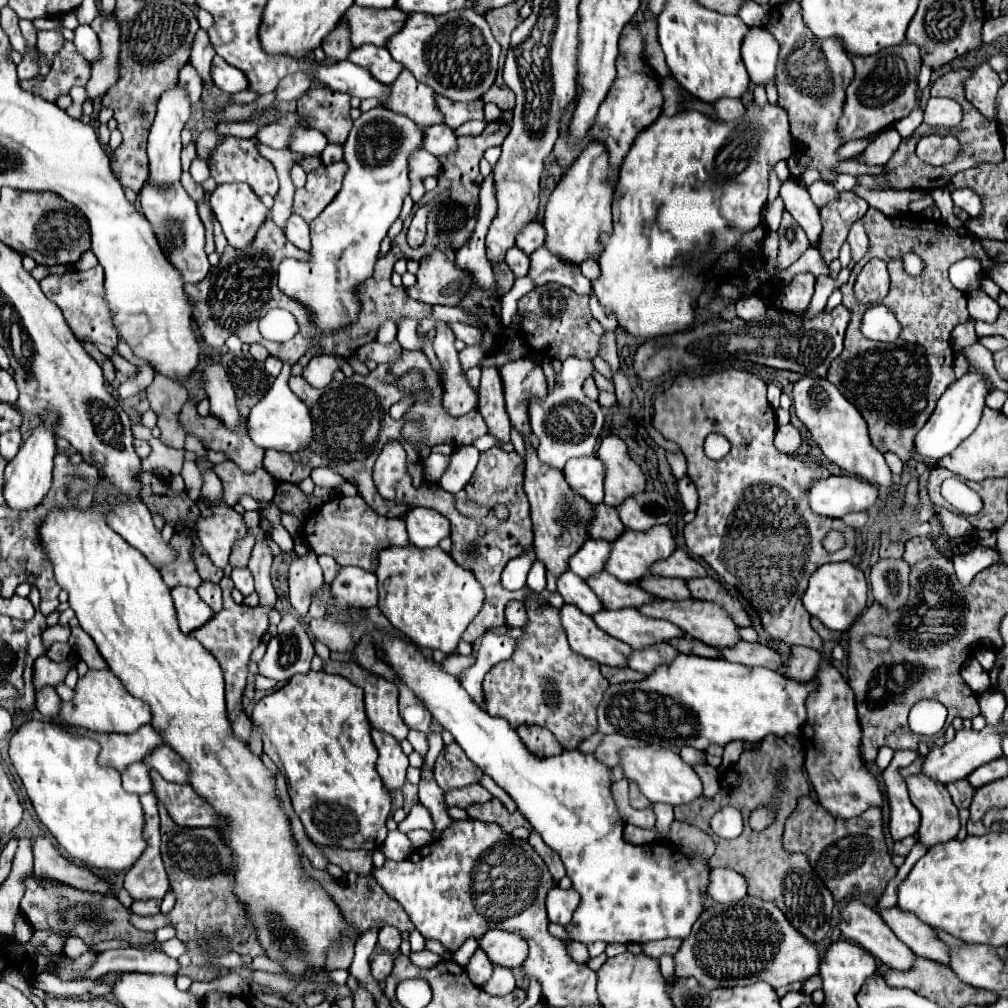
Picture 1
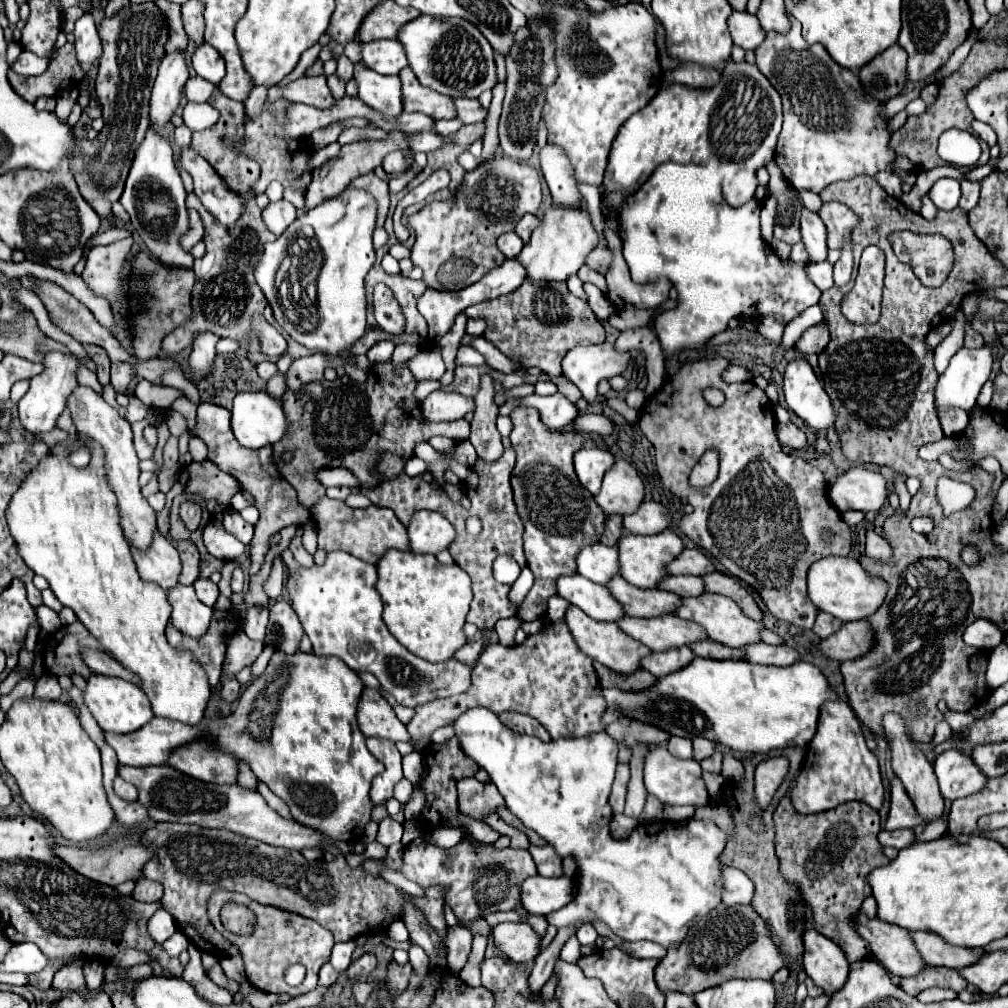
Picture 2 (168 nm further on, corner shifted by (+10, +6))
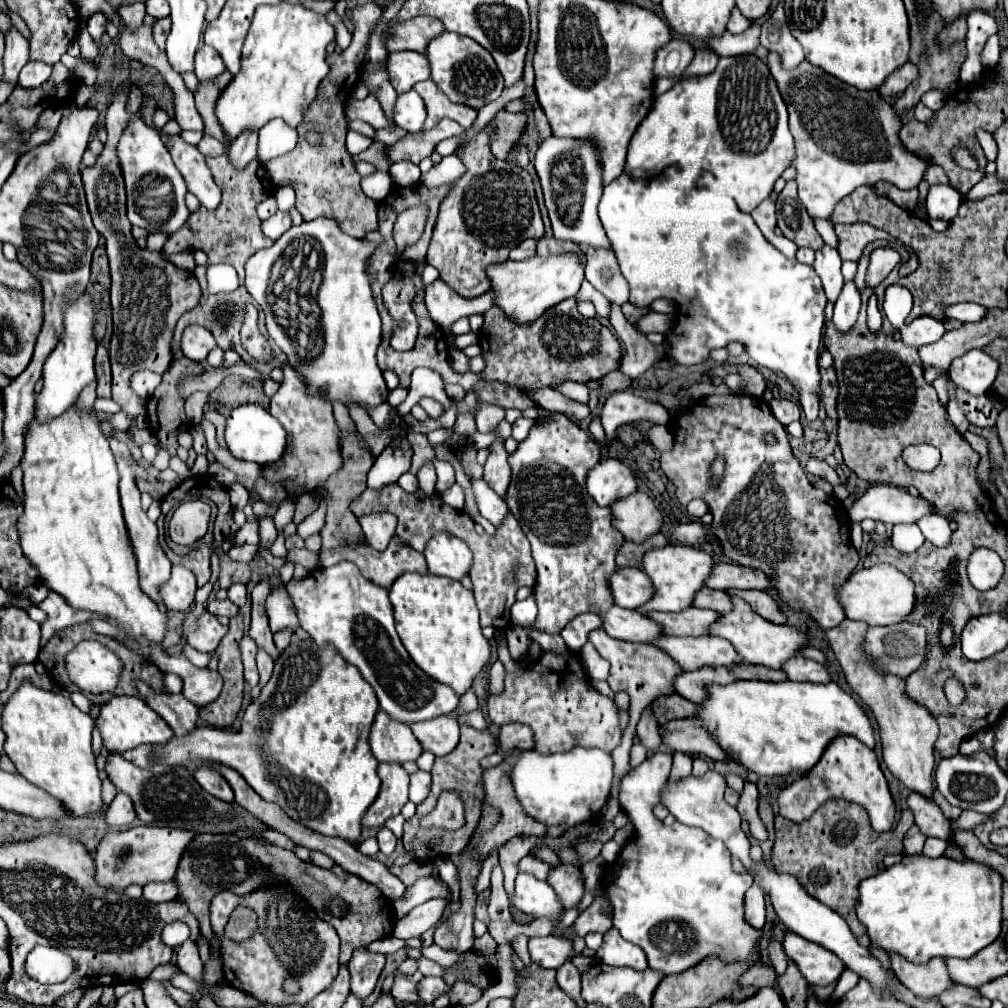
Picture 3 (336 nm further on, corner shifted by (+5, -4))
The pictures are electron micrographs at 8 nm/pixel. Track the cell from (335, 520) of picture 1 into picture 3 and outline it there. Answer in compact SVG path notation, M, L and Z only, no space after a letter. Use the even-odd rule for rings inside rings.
M394 538L384 552L376 552L364 542L358 548L348 548L348 550L342 548L342 550L330 550L320 554L322 554L322 566L334 566L342 560L350 560L360 568L362 576L366 576L370 582L386 590L404 572L428 574L424 554L418 554L416 550L396 542Z

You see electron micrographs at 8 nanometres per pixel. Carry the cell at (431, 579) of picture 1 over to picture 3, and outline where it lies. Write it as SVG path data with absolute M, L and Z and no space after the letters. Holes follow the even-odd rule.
M406 572L392 584L390 602L394 606L396 630L400 634L400 640L404 648L408 650L410 658L416 662L416 666L422 668L436 682L450 686L458 696L462 696L472 686L472 680L476 678L476 674L488 664L490 648L492 648L490 640L486 640L482 634L482 628L478 622L478 608L476 608L472 592L466 590L460 582L454 582L450 578Z

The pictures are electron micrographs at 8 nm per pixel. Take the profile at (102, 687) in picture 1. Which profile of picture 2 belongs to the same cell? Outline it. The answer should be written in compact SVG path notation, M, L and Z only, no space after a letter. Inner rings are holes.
M93 674L87 678L87 688L83 690L83 702L105 732L115 732L115 734L127 734L133 730L139 730L143 724L147 724L153 718L151 704L147 696L135 688L131 682L113 678L113 676L103 676L103 674Z

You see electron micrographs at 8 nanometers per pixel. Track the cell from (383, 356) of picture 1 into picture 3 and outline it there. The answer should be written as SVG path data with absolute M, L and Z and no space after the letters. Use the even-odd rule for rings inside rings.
M284 366L284 382L280 384L278 392L272 396L268 412L278 418L278 422L284 426L286 436L290 438L282 458L274 464L264 466L264 480L268 484L282 484L284 482L296 482L300 492L312 492L322 482L336 474L342 468L342 452L340 452L340 432L332 416L332 404L322 394L308 396L306 384L300 380L300 376L290 368Z

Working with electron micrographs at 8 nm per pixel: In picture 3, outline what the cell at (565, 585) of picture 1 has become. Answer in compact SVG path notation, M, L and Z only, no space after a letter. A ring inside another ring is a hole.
M612 606L608 612L600 612L604 620L604 630L612 638L626 640L626 642L642 642L652 644L656 638L664 636L662 626L652 618L644 618L634 610L626 610L620 606Z

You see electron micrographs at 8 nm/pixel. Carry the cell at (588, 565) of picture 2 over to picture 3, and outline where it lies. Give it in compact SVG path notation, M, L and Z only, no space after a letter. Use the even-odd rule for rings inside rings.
M618 568L610 578L610 588L614 602L620 608L630 610L640 608L654 596L654 586L650 586L650 578L646 578L646 572L638 568Z

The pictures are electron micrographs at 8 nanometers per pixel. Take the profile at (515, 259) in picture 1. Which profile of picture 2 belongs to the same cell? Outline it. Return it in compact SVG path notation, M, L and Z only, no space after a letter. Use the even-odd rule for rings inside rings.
M507 232L507 234L501 234L501 236L497 238L497 246L499 246L499 250L501 250L507 258L513 258L513 256L517 256L517 254L521 252L523 242L521 242L521 238L519 238L515 232Z

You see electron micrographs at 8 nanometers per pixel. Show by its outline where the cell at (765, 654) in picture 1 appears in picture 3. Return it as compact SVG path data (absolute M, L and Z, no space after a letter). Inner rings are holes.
M800 654L790 658L784 664L784 672L788 674L790 680L796 680L796 682L816 682L816 684L830 682L830 674L822 664L810 660L810 658L804 658Z

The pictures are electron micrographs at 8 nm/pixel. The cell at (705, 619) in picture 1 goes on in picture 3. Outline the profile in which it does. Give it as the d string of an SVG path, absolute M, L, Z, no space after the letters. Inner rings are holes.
M731 596L734 606L732 612L722 614L720 620L712 626L712 634L726 638L732 642L732 646L738 650L738 654L744 658L746 664L762 664L774 670L782 670L784 662L790 660L792 656L796 656L802 648L808 646L808 636L804 632L800 632L796 626L786 626L786 624L772 624L766 622L760 614L756 614L752 610L752 606L748 602L744 602L738 596Z

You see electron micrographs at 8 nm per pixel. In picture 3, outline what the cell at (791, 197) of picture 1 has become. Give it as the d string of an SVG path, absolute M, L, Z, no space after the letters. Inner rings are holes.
M824 246L822 250L816 252L816 260L814 260L814 270L816 274L820 276L822 280L822 286L824 286L824 292L826 292L826 298L834 304L842 286L844 286L844 278L842 278L842 272L840 272L840 256L838 256L838 250L830 248L830 246Z

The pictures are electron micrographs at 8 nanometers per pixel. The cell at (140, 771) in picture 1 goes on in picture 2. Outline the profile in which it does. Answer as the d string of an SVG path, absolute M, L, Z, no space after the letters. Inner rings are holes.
M121 776L115 778L115 792L117 796L121 796L123 800L137 800L137 788L125 780L121 780Z

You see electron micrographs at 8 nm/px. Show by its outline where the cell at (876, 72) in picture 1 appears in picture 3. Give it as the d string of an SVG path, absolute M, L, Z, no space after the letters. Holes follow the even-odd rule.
M906 62L904 66L900 66L896 72L892 72L888 76L888 80L880 88L880 94L882 96L900 96L914 78L918 78L918 66L914 66L912 62Z

